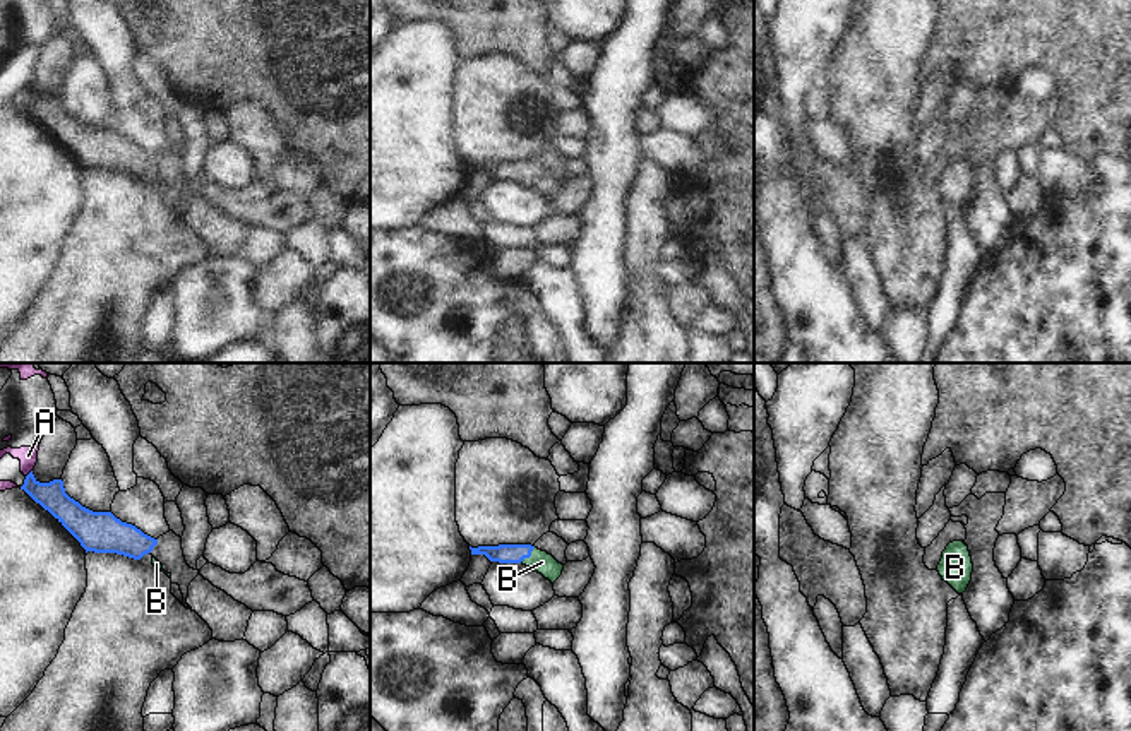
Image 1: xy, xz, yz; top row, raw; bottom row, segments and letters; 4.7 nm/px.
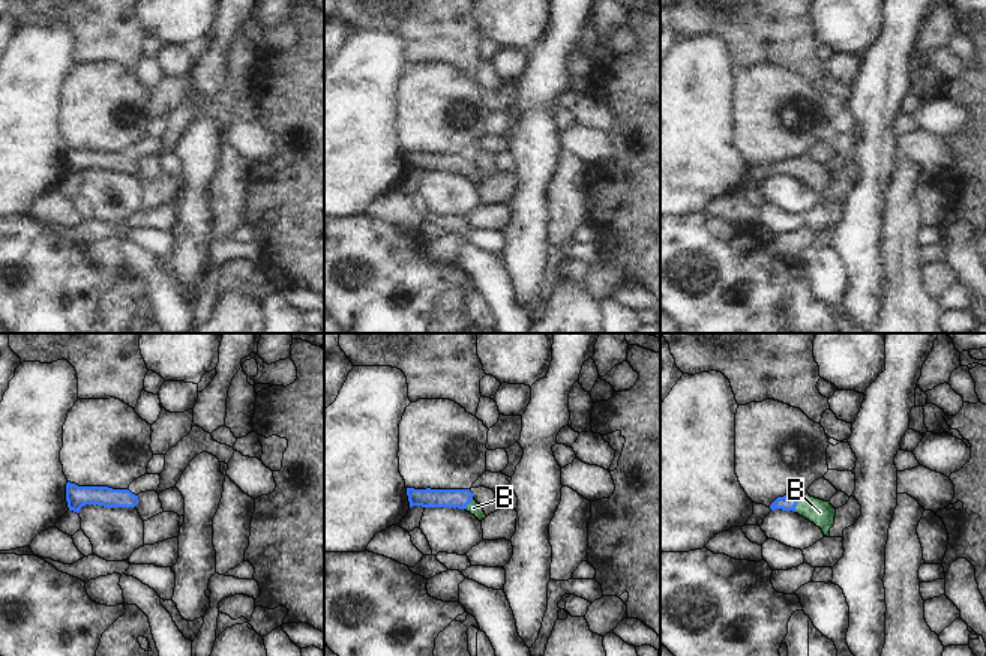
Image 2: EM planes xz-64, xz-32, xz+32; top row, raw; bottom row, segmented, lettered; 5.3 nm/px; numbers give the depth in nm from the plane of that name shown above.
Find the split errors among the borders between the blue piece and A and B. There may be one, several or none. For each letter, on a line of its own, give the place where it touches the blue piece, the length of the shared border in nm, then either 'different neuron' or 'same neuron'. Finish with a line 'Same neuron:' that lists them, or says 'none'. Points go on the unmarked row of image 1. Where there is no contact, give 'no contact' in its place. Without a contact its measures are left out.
A: meets blue in xy at (29, 89); contact 50 nm long; different neuron
B: meets blue in xz at (528, 173); contact 100 nm long; same neuron
Same neuron: B

